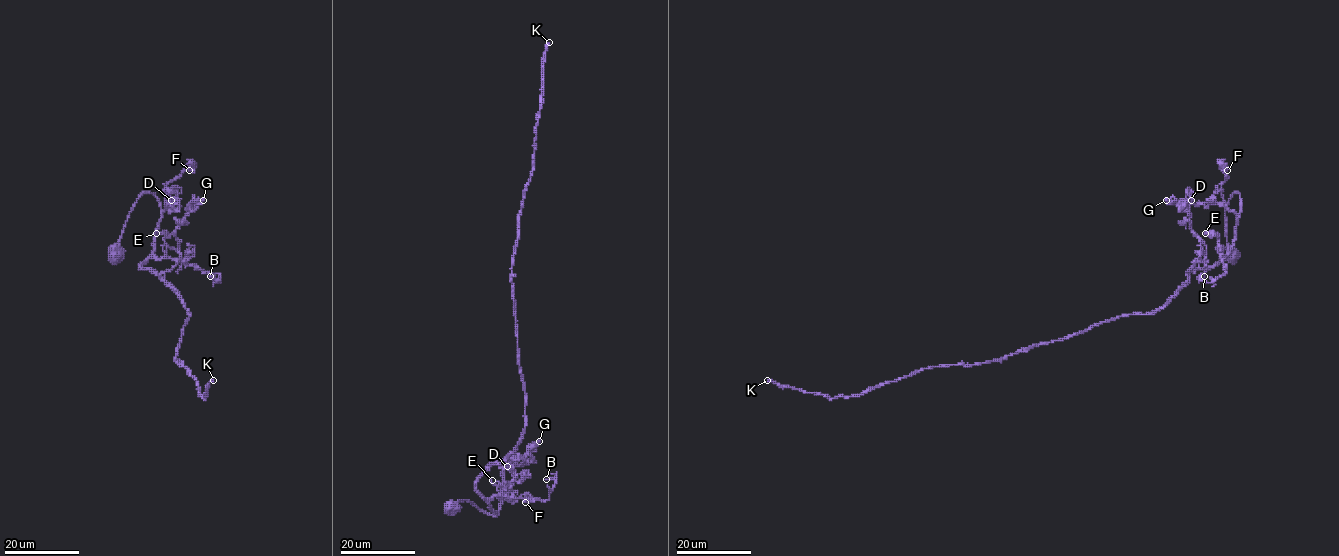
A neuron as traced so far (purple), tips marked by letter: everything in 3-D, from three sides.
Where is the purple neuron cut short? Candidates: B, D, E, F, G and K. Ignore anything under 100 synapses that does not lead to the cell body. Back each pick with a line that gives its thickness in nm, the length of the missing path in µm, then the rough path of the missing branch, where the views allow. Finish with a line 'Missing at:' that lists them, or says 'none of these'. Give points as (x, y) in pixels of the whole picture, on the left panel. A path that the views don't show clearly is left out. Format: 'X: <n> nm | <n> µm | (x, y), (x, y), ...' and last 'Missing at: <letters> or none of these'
K: 360 nm | 200 µm | (213, 380), (301, 311), (295, 34)
Missing at: K

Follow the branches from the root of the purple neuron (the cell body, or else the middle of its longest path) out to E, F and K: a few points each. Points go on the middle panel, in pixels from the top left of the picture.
E: (453, 507), (457, 501), (467, 500), (489, 514), (497, 515), (488, 500), (503, 492), (500, 494), (492, 480)
F: (453, 507), (457, 501), (467, 500), (489, 514), (497, 515), (502, 497), (515, 501), (528, 494), (525, 502)
K: (453, 507), (467, 500), (497, 515), (476, 483), (515, 449), (524, 430), (511, 266), (549, 42)

